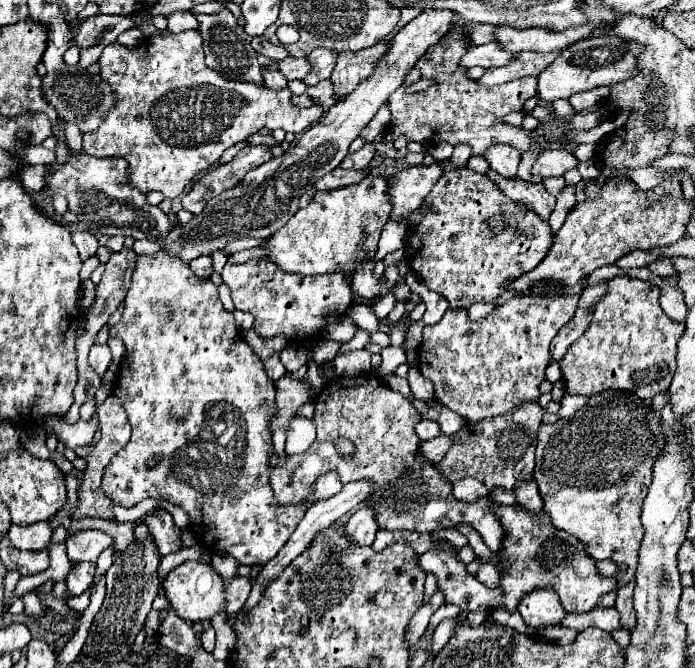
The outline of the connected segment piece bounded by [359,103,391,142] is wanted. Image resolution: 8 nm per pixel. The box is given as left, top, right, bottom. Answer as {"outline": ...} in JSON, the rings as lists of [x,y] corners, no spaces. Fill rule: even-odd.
{"outline":[[[384,103],[373,119],[367,124],[367,126],[361,131],[360,137],[364,138],[367,142],[372,142],[381,132],[383,132],[390,121],[391,115],[389,108]]]}

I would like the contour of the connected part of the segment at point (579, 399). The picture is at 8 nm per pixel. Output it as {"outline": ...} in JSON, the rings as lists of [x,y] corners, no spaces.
{"outline":[[[565,395],[565,397],[561,399],[559,417],[569,417],[569,415],[573,415],[573,413],[579,411],[585,403],[587,403],[587,397],[583,397],[583,395]]]}

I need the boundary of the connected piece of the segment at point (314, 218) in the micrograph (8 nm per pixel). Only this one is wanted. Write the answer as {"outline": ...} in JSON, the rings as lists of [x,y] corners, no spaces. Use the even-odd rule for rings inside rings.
{"outline":[[[365,177],[343,189],[317,191],[307,209],[299,209],[283,229],[267,239],[265,249],[269,251],[269,259],[287,273],[323,275],[341,271],[347,281],[351,281],[351,273],[357,269],[359,247],[363,245],[361,261],[375,255],[389,213],[391,203],[387,197],[387,181],[383,177]]]}

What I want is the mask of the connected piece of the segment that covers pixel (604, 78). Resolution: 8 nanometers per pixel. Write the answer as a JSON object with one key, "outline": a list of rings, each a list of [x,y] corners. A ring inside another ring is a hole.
{"outline":[[[615,35],[591,37],[583,39],[577,45],[567,47],[541,75],[539,75],[539,99],[545,103],[553,103],[557,99],[569,99],[573,93],[589,91],[601,85],[615,85],[619,81],[631,79],[639,73],[639,53],[643,45],[637,41],[623,41]]]}

